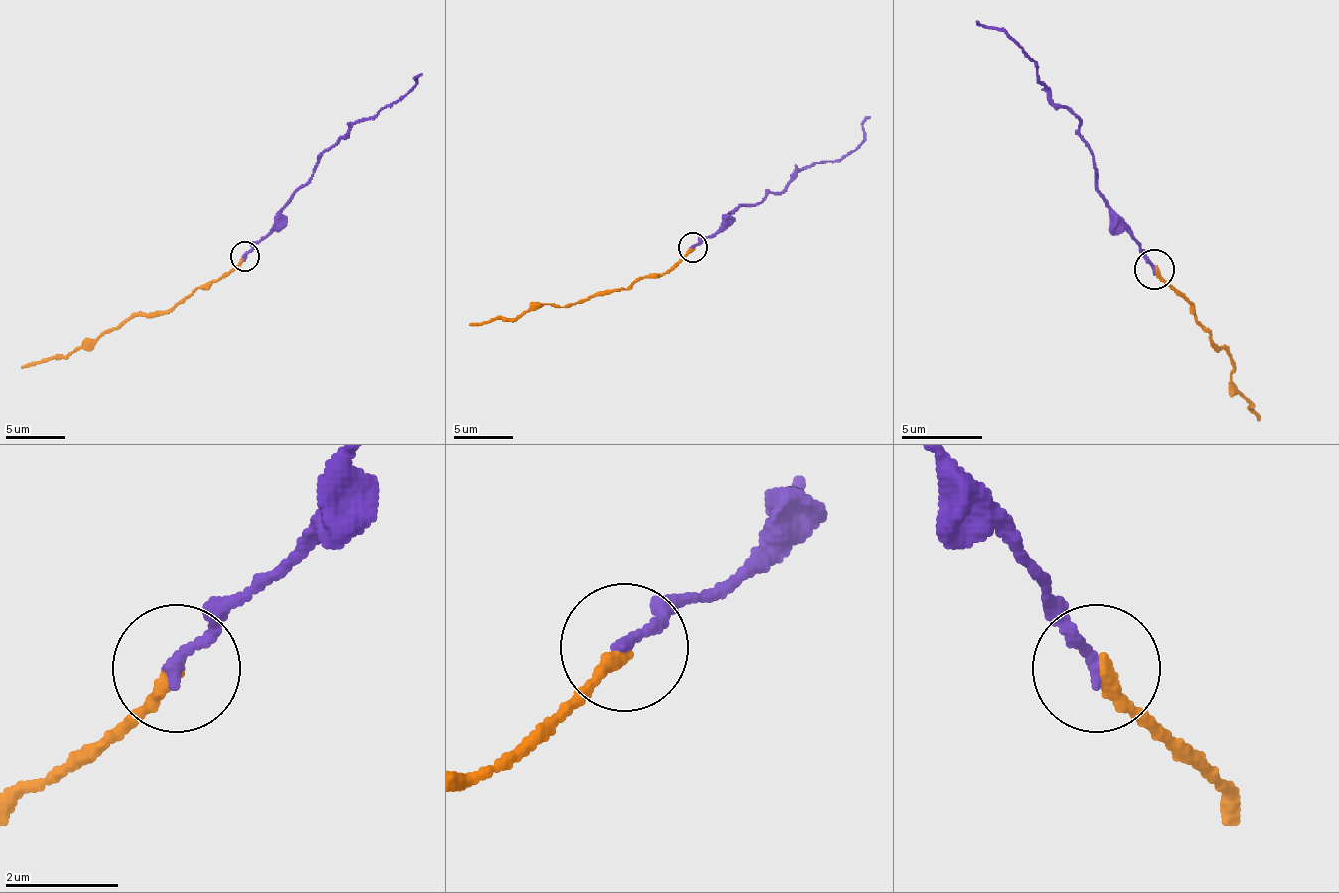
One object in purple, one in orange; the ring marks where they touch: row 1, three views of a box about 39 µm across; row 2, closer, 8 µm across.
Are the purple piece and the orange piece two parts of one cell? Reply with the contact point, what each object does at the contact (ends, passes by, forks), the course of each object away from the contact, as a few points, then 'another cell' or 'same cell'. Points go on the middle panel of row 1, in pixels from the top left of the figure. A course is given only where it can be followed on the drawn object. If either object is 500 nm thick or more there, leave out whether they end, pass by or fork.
(693, 247) | purple ends | orange ends | purple via (692, 248), (739, 206), (781, 192), (802, 168), (846, 156), (864, 138), (861, 123), (870, 117) | orange via (692, 248), (665, 272), (644, 275), (620, 290), (588, 296), (564, 307), (534, 305), (513, 319), (469, 325) | another cell

